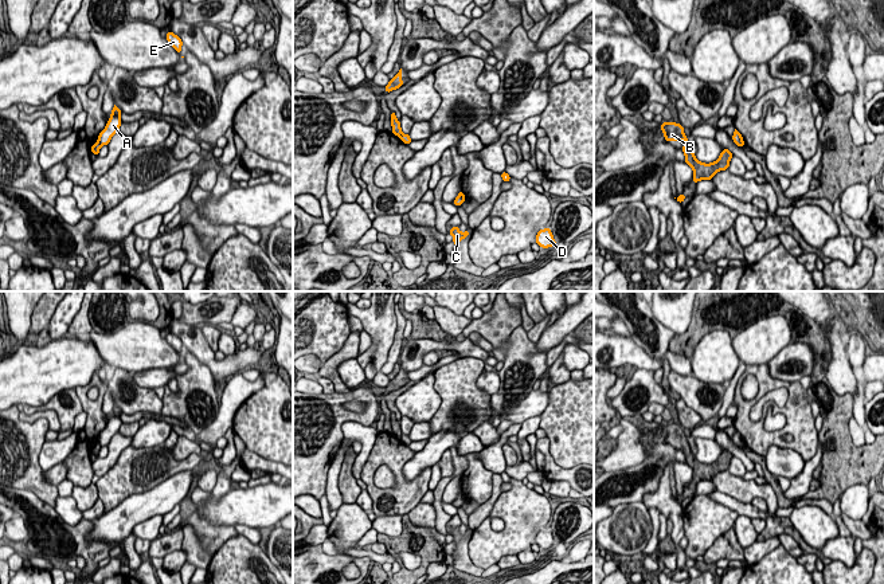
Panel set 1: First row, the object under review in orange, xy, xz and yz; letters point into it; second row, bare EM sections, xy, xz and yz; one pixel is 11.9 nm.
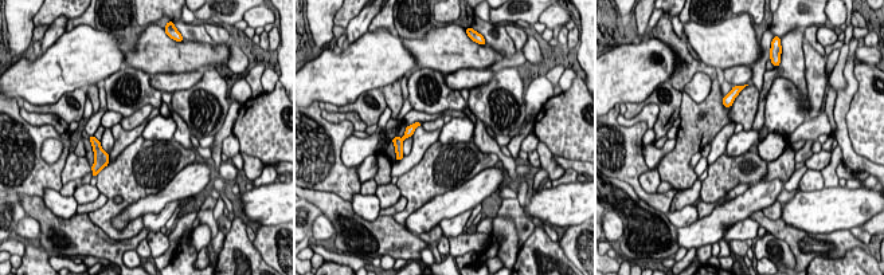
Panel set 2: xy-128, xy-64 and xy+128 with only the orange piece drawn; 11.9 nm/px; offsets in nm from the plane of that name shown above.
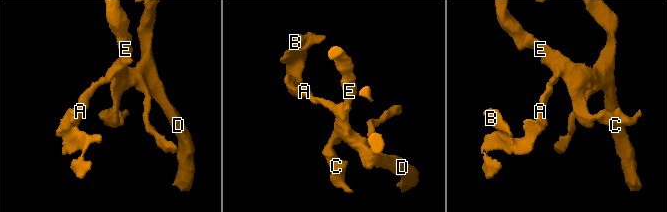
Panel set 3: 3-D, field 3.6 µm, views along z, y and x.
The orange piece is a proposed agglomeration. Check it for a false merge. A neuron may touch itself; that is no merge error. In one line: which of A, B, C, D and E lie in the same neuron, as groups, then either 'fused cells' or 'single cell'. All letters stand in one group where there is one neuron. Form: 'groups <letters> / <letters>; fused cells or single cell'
groups A C D E / B; fused cells

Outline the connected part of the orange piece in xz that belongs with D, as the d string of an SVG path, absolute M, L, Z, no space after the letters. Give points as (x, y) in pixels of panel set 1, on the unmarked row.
M547 528L545 530L540 530L537 533L536 544L539 545L539 548L543 548L543 549L558 546L549 528Z

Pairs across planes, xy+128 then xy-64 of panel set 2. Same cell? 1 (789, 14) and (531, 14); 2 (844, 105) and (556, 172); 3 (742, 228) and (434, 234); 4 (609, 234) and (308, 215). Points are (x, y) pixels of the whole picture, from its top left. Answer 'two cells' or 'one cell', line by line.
1: one cell
2: two cells
3: two cells
4: two cells

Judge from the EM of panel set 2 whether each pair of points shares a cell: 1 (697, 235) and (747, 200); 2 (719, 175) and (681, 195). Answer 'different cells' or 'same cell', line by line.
1: same cell
2: different cells

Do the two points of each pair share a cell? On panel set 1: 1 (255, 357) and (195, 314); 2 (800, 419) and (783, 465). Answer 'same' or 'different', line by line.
1: different
2: different

